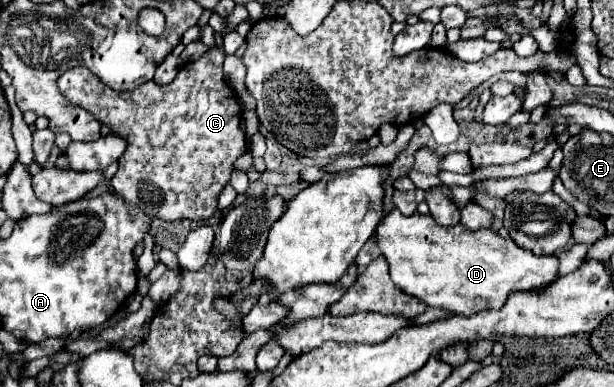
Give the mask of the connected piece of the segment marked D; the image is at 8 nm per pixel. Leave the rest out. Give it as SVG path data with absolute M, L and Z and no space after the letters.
M398 208L382 218L380 228L376 228L376 240L390 264L390 276L400 290L424 300L428 306L446 308L458 316L472 316L490 308L498 310L504 306L506 298L512 292L542 290L558 278L560 262L556 256L536 256L530 250L516 246L510 238L498 236L490 228L470 230L464 224L440 226L434 222L434 218L422 214L412 214L410 218L406 218Z

